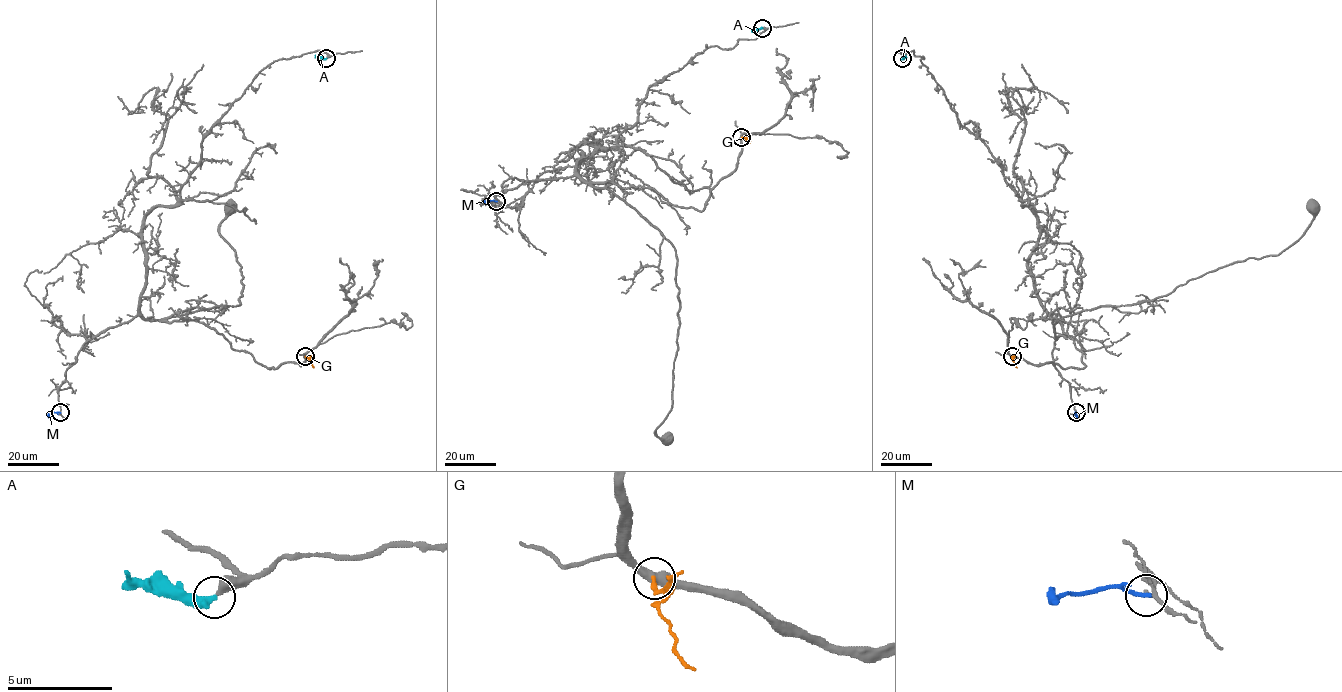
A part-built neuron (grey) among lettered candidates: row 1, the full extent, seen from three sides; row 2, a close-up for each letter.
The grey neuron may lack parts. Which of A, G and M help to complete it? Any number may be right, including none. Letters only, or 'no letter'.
no letter

